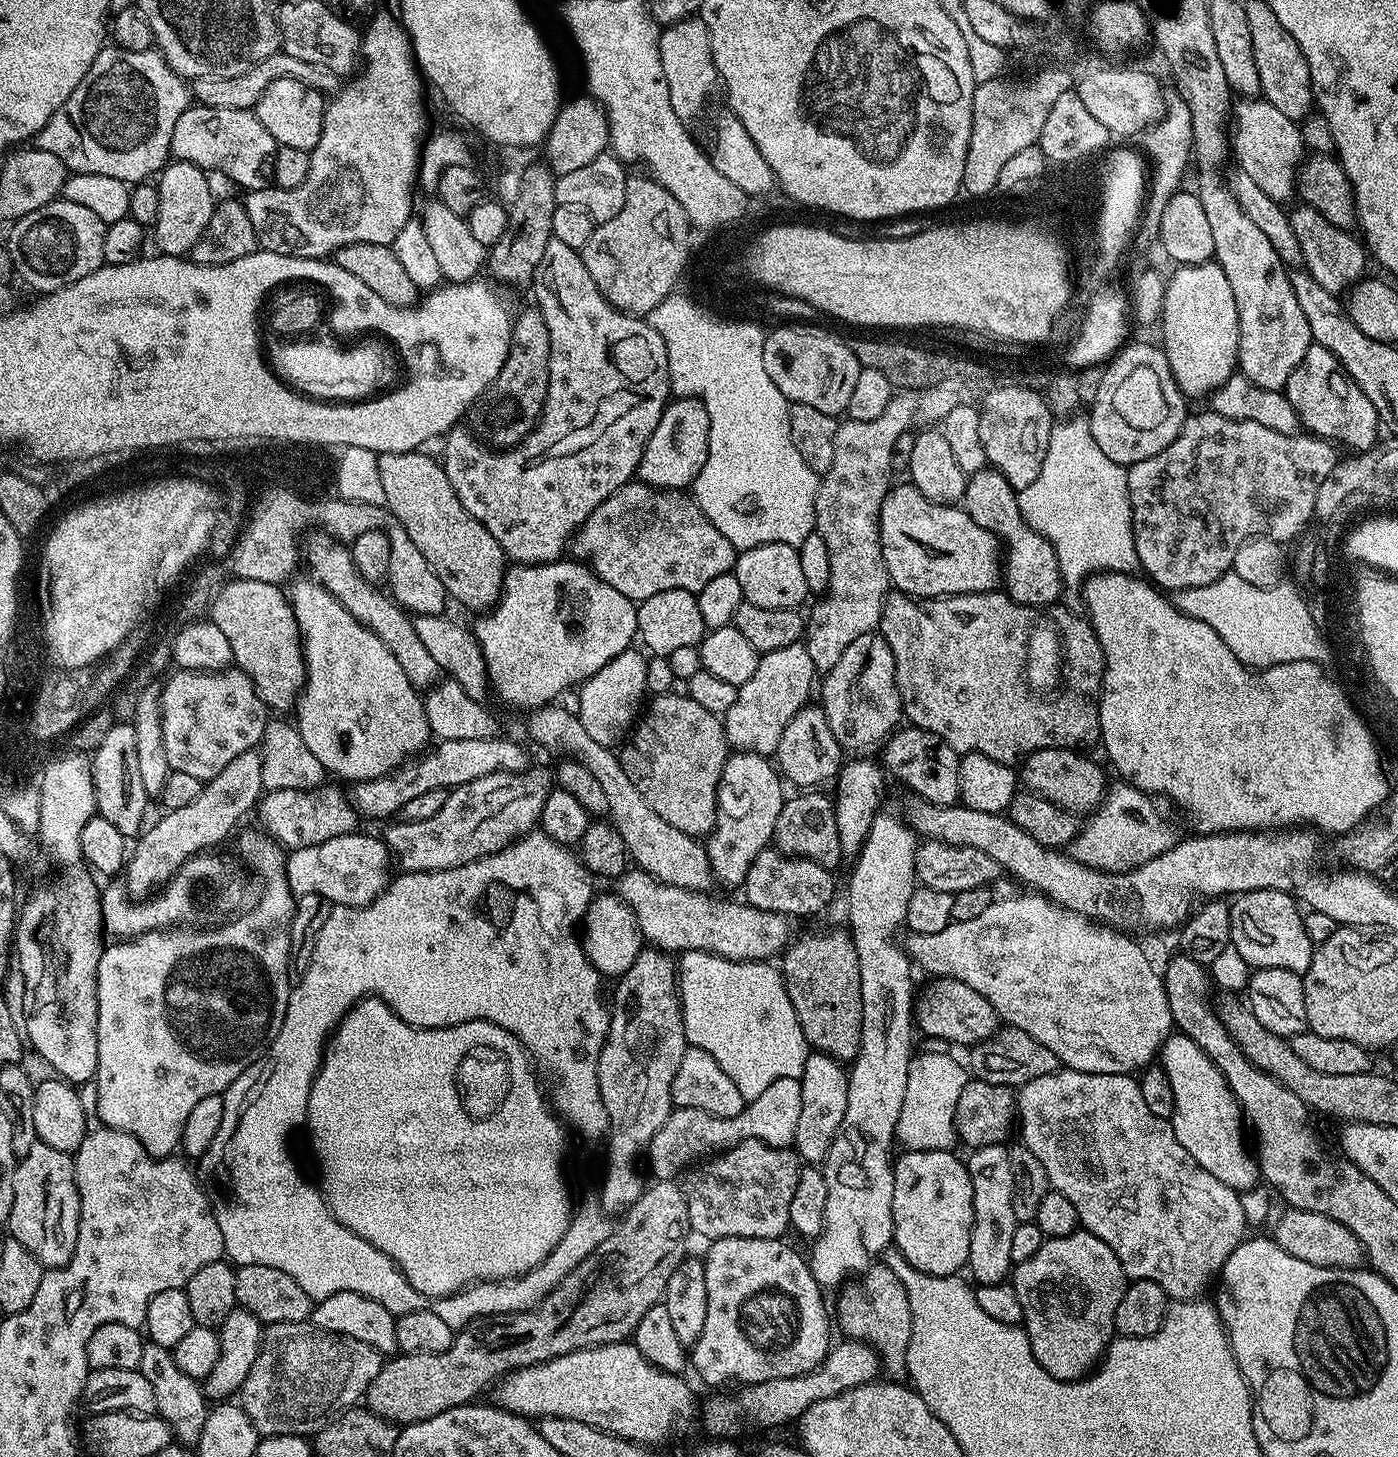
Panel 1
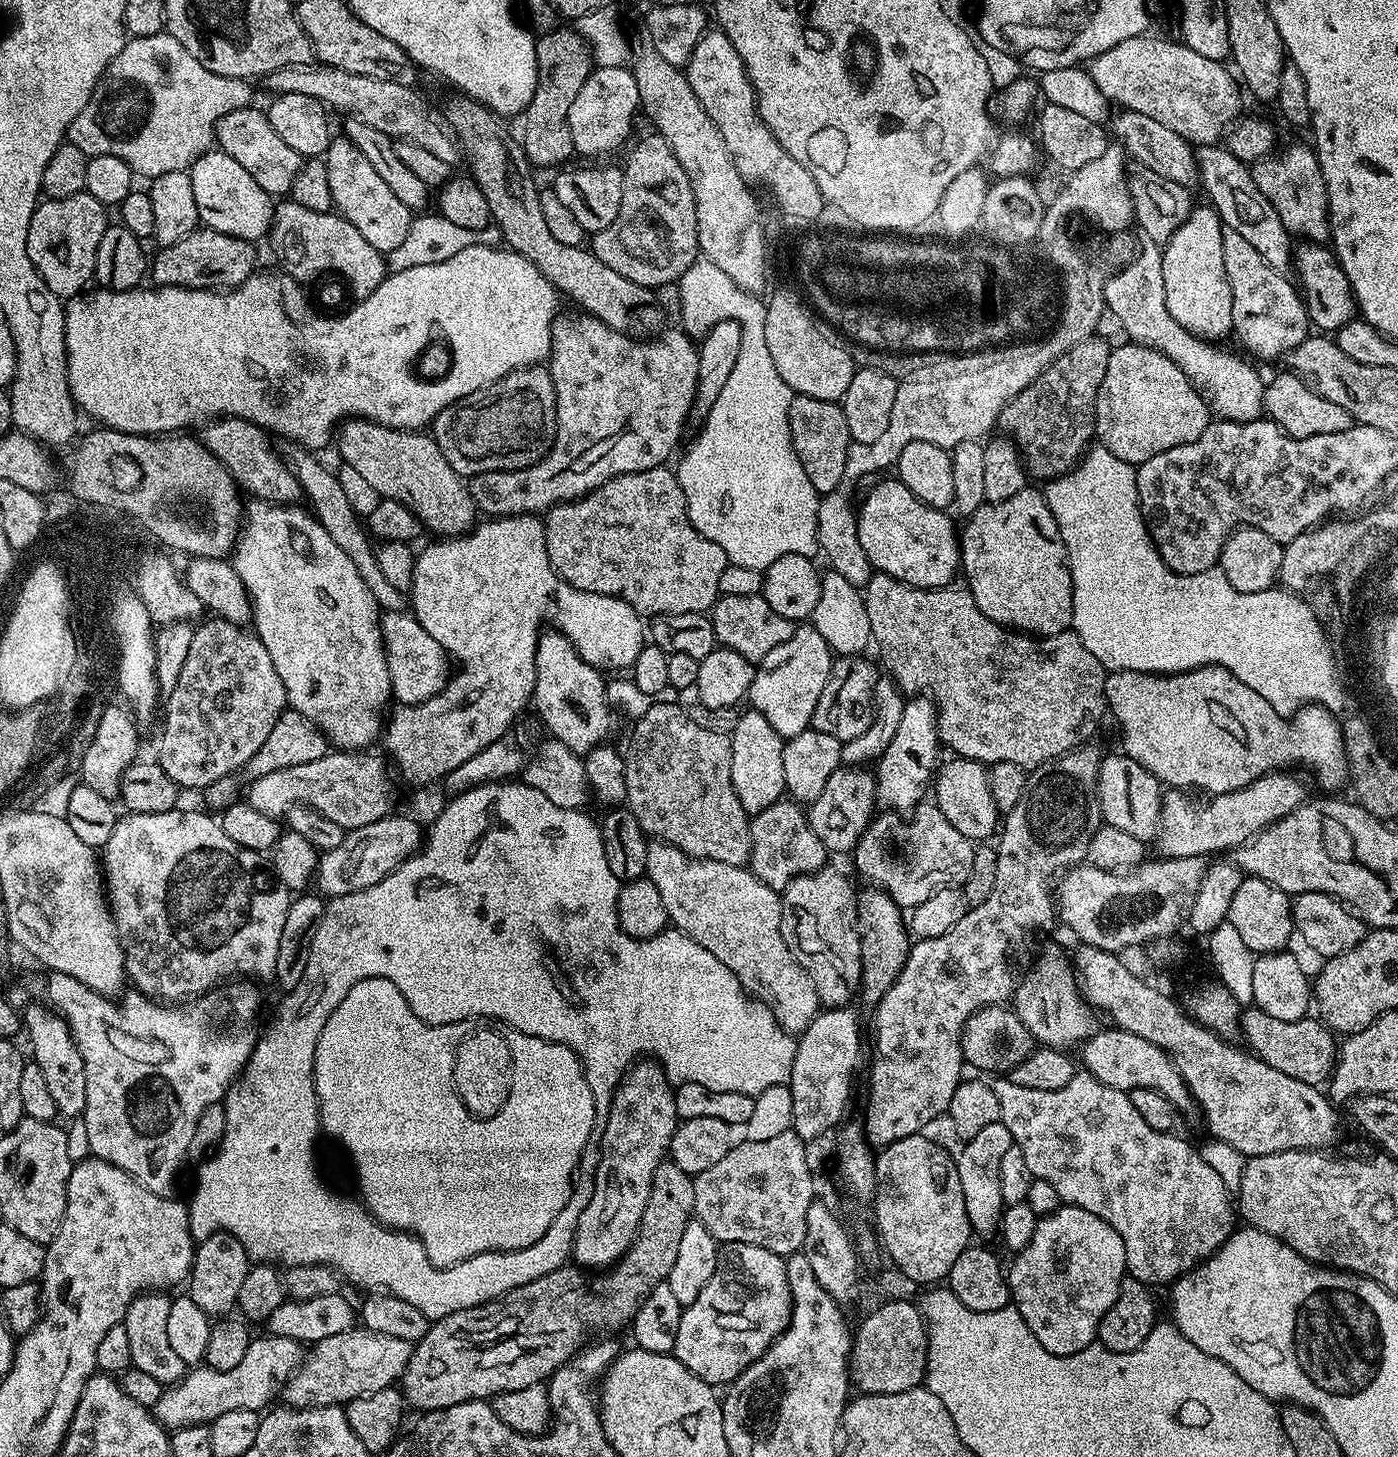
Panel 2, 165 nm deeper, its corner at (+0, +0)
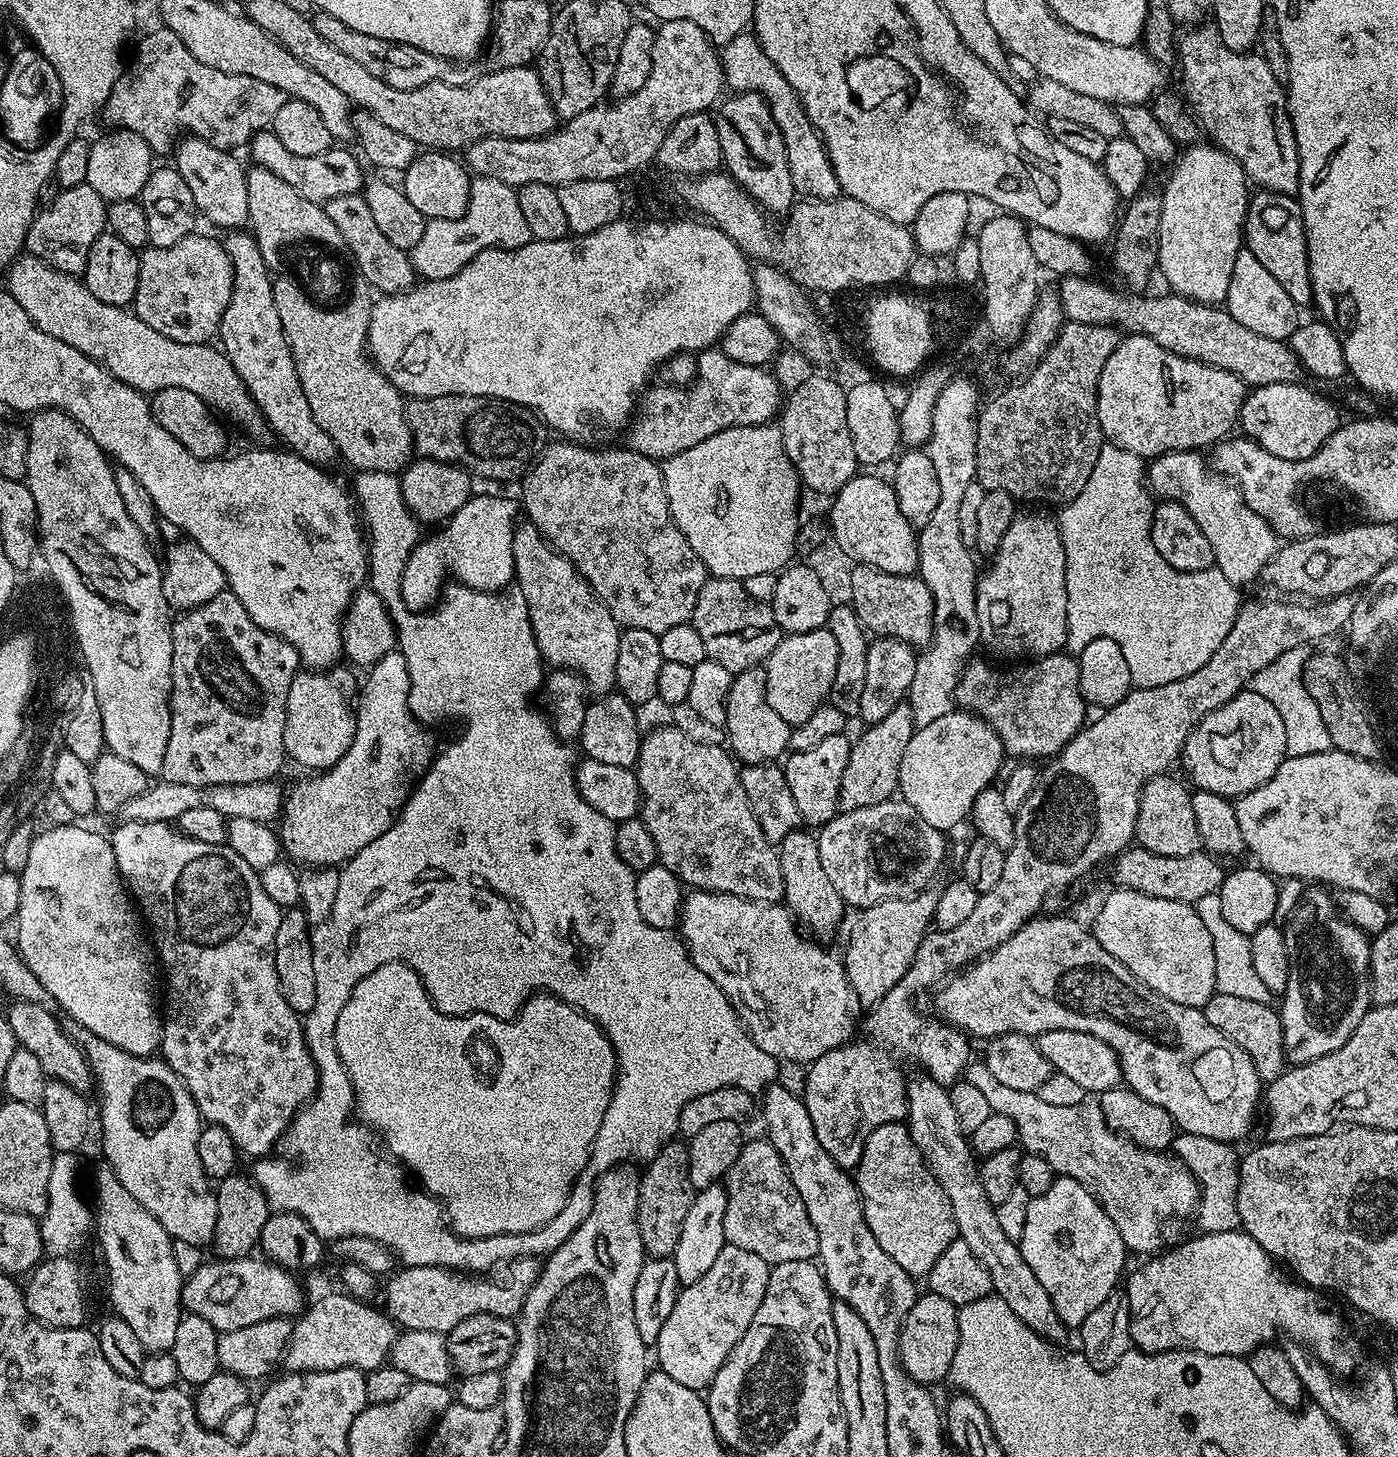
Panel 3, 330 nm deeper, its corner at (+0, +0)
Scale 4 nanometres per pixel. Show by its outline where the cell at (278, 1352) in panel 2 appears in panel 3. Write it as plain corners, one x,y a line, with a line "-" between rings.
343,1290
328,1292
321,1300
307,1305
306,1311
293,1323
292,1340
282,1361
288,1372
329,1372
339,1368
359,1368
367,1374
373,1372
391,1357
392,1347
398,1335
398,1325
387,1311
371,1308
371,1303
356,1300

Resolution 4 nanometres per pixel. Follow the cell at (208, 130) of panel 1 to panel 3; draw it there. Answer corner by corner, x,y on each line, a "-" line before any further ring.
265,130
252,137
251,148
252,156
256,159
253,161
259,167
270,170
270,174
278,174
278,178
282,178
282,182
290,182
290,186
294,186
294,190
298,190
302,198
321,206
330,198
338,198
342,194
357,195
366,183
366,175
360,169
361,161
356,161
344,146
333,146
322,154
303,156
286,150
286,146
278,142
271,130

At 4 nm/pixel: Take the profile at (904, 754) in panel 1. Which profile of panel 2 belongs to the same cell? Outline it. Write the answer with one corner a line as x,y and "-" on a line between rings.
963,758
951,759
952,760
948,761
945,759
943,763
939,765
938,771
935,773
934,792
936,788
936,797
934,797
934,803
936,807
942,810
942,814
946,814
946,822
950,822
950,826
954,826
954,830
958,830
958,834
962,834
973,842
987,841
989,839
988,835
990,835
992,831
995,833
998,828
998,809
994,798
990,794
988,768
978,760
966,760

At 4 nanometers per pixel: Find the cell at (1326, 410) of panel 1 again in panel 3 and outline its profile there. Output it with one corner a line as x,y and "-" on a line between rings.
1304,382
1252,388
1245,395
1238,421
1243,435
1258,442
1262,450
1270,450
1270,454
1278,454
1278,458
1291,460
1310,458
1322,447
1326,438
1334,435
1341,423
1339,410
1322,393
1307,388

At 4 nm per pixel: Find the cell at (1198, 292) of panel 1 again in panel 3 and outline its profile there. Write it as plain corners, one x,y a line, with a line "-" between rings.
1211,142
1185,147
1172,170
1168,185
1162,188
1159,275
1164,275
1175,295
1200,304
1223,305
1230,290
1230,274
1234,274
1234,258
1238,258
1244,239
1249,181
1243,166

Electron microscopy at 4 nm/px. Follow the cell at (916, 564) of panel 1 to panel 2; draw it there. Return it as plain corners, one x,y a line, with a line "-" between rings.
891,479
874,485
856,514
858,542
862,542
866,558
870,558
873,569
915,588
951,585
952,568
960,568
960,545
954,542
951,522
944,520
943,511
921,504
904,488
900,479

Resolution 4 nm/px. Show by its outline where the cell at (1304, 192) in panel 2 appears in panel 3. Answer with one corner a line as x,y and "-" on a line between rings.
1196,26
1184,41
1178,44
1178,67
1184,79
1183,99
1188,108
1199,120
1205,133
1210,135
1211,143
1230,153
1244,168
1244,175
1253,185
1261,189
1296,196
1300,190
1300,159
1298,158
1298,142
1294,134
1292,119
1288,113
1288,97
1285,85
1274,78
1274,70
1270,70
1263,55
1251,52
1235,52
1222,42
1215,27

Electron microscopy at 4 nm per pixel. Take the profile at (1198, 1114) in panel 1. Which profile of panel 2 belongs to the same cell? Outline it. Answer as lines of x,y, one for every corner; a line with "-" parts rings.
1115,1026
1098,1030
1091,1038
1085,1040
1079,1049
1080,1056
1084,1059
1083,1071
1098,1078
1100,1082
1108,1086
1114,1086
1114,1090
1131,1092
1134,1088
1149,1088
1158,1090
1175,1106
1177,1113
1193,1111
1194,1101
1180,1077
1180,1072
1173,1066
1171,1057
1154,1042
1148,1042
1146,1038
1138,1038
1138,1034
1130,1034
1126,1030

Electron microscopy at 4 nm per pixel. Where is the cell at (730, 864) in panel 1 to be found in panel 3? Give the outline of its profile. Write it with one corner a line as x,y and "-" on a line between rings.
757,666
733,675
723,729
727,747
741,765
776,762
789,751
793,725
782,722
782,717
770,707
770,702
766,702
766,674
763,667

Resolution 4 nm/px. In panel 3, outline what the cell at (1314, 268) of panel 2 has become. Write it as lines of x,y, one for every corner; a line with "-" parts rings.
1260,190
1249,199
1248,213
1244,219
1243,243
1252,251
1254,258
1266,266
1282,290
1294,298
1297,306
1312,304
1312,279
1308,261
1308,243
1304,229
1304,215
1296,196
1287,196
1267,190

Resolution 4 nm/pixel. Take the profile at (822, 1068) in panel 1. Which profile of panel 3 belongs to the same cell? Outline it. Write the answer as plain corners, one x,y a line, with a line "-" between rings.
929,886
914,896
878,902
857,915
860,917
852,924
848,949
842,952
842,959
852,992
861,1005
875,1006
904,977
922,938
933,927
939,897
939,891

